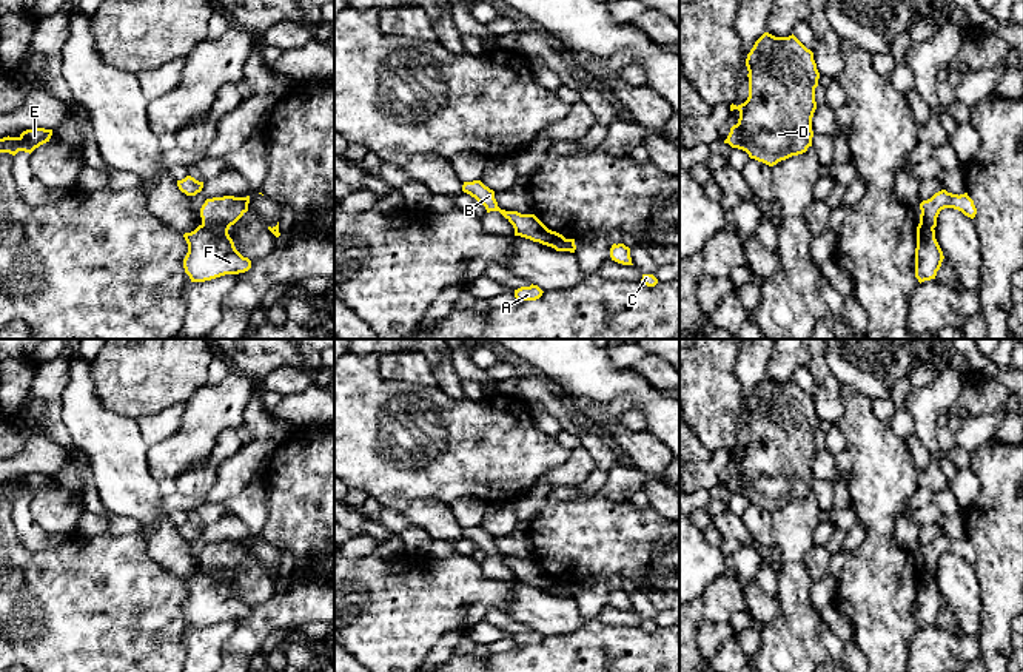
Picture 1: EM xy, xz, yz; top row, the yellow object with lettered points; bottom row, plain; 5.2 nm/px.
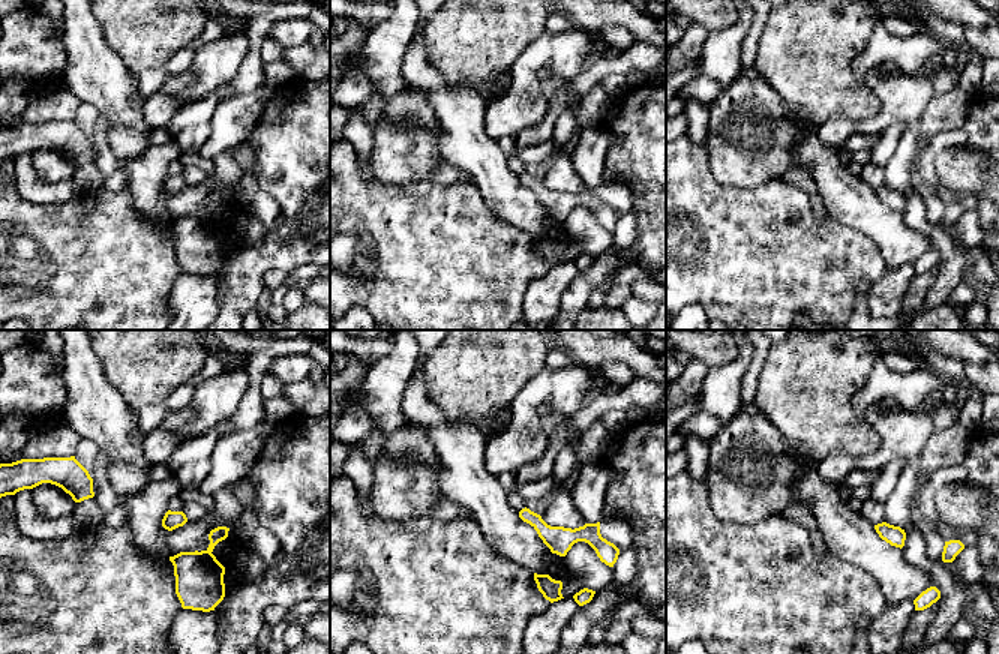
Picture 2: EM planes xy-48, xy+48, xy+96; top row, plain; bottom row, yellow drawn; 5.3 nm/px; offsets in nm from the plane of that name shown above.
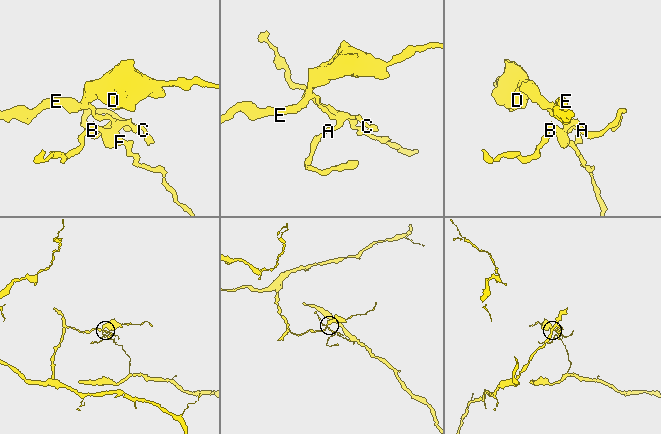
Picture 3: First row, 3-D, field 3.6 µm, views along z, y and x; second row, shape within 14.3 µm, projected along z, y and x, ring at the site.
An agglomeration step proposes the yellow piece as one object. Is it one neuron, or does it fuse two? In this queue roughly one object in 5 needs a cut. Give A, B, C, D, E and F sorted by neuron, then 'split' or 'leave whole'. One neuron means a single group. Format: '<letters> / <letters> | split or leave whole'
A C D E / B F | split

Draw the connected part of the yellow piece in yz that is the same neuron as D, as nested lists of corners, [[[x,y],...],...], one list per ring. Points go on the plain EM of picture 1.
[[[764,378],[747,399],[746,412],[749,416],[749,442],[738,452],[730,450],[730,456],[740,456],[740,464],[730,473],[724,489],[746,496],[750,504],[769,512],[806,498],[812,492],[812,462],[817,455],[815,433],[820,424],[813,398],[793,379],[775,382]]]

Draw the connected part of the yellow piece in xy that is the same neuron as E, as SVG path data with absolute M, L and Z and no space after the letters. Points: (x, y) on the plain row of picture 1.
M34 473L23 476L18 482L0 484L0 498L15 501L18 496L32 498L40 490L49 487L52 475Z

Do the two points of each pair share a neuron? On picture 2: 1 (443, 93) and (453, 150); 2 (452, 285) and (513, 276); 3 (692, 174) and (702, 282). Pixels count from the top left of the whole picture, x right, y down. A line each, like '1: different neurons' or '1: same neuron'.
1: same neuron
2: same neuron
3: same neuron

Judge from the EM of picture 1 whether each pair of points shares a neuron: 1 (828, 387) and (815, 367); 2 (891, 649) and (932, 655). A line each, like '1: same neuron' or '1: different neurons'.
1: same neuron
2: different neurons

